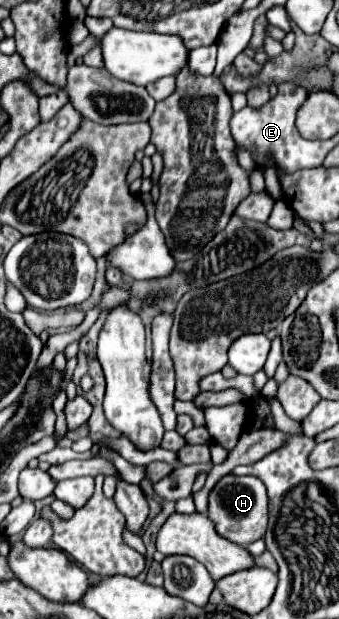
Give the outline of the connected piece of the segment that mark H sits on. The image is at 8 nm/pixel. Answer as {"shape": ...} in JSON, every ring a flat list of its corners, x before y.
{"shape":[[223,476,209,494,209,520,215,524,219,536,239,546,247,546,259,538,263,538,267,530,267,492,265,484,253,476]]}

